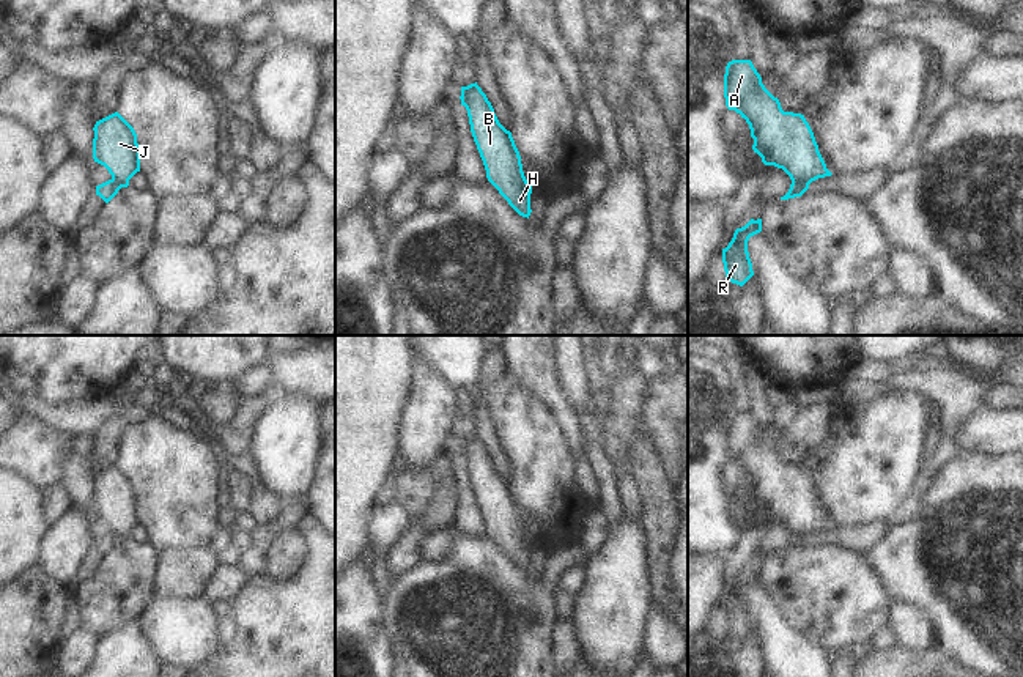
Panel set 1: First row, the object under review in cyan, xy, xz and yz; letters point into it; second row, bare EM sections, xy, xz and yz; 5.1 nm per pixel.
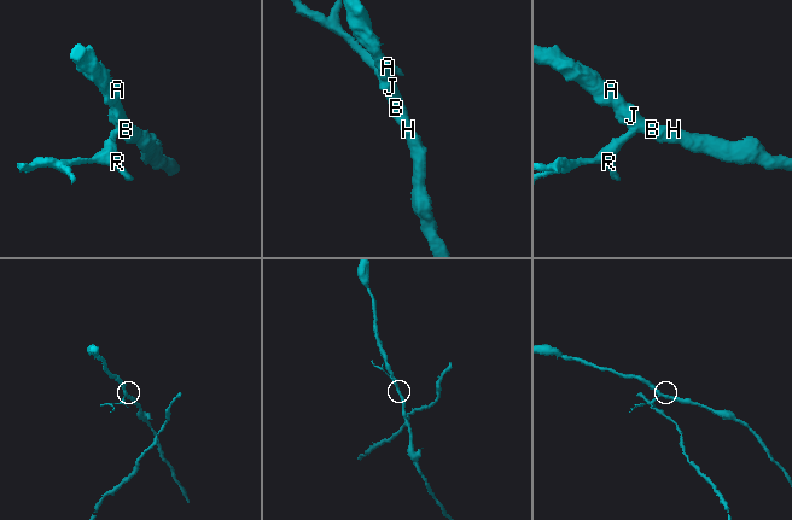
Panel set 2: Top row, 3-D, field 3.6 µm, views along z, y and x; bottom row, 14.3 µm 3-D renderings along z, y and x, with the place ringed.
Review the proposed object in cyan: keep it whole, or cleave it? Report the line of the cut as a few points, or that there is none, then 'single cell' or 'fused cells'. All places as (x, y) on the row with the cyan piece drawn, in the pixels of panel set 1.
cut in yz along (792, 180), (806, 180), (809, 183); fused cells

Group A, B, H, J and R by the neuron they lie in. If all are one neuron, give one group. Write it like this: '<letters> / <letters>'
A B H J / R

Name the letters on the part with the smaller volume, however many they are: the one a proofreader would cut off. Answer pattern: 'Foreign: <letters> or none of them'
Foreign: R

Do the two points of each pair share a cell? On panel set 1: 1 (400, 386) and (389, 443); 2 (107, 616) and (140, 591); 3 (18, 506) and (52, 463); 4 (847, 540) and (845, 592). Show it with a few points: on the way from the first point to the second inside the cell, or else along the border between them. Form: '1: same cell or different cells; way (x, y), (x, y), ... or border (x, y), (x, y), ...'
1: same cell; way (389, 400), (389, 429)
2: same cell; way (115, 608), (132, 592)
3: different cells; border (16, 469), (29, 476), (41, 488)
4: different cells; border (811, 543), (839, 545), (861, 554)

